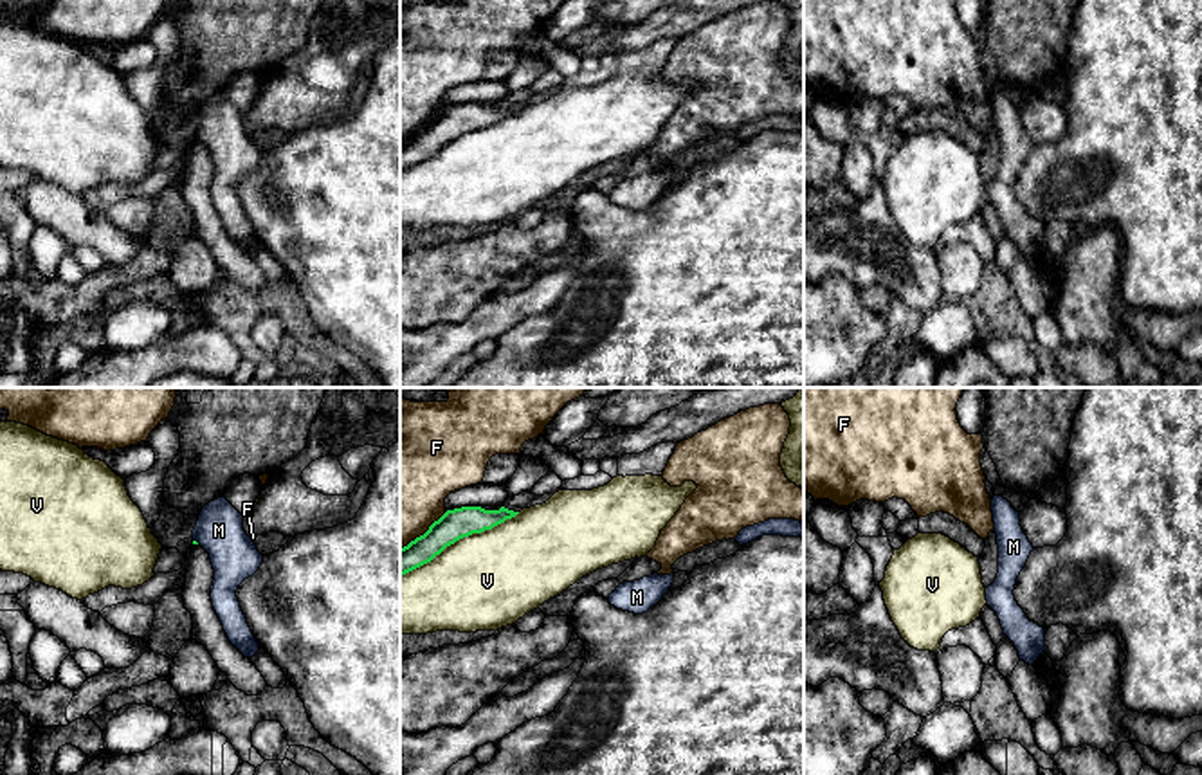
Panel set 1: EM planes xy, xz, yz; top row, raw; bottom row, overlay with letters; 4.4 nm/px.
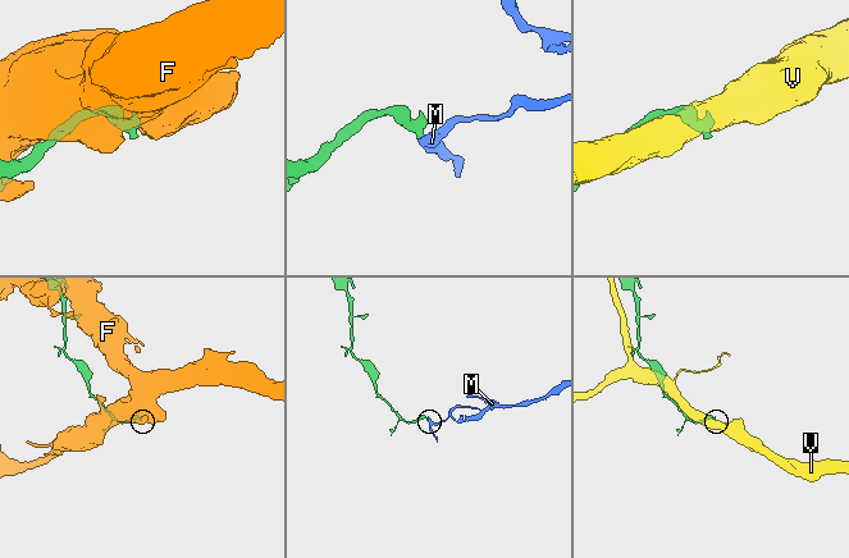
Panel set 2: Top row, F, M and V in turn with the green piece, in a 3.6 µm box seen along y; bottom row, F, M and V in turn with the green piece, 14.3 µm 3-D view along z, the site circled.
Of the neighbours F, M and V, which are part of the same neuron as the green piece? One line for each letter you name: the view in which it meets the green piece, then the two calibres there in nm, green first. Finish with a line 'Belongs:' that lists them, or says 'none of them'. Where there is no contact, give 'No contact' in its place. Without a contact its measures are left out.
Belongs: none of them

